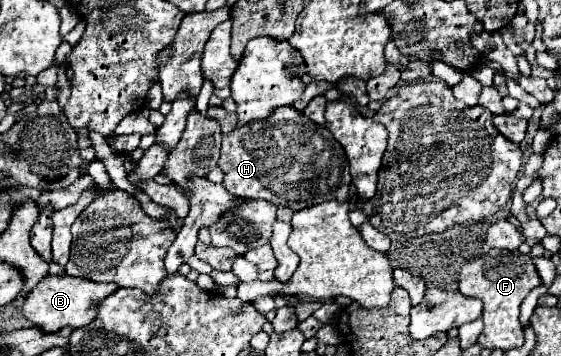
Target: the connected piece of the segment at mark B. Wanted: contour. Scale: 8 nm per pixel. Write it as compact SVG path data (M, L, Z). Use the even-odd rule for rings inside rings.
M47 276L31 290L31 294L27 294L23 314L43 332L57 332L65 326L83 328L95 320L97 306L101 304L99 300L105 300L117 290L119 286L115 284L97 284L91 280L73 278L73 276Z

